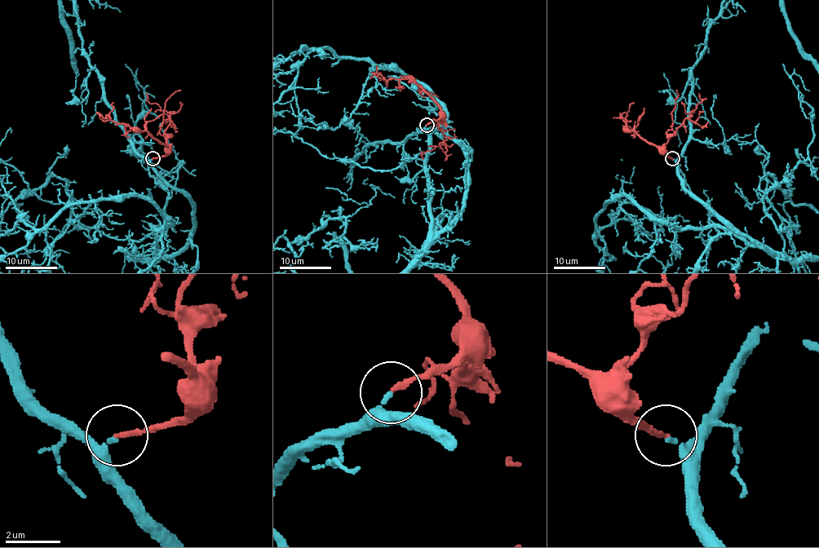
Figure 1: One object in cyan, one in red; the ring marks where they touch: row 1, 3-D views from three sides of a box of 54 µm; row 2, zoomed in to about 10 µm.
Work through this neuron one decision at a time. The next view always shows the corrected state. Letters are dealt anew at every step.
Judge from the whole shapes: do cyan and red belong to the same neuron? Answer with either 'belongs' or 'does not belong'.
belongs

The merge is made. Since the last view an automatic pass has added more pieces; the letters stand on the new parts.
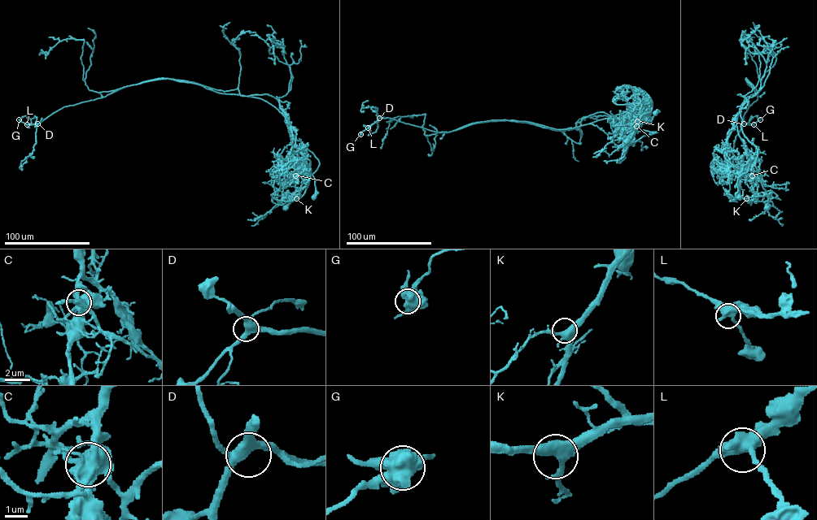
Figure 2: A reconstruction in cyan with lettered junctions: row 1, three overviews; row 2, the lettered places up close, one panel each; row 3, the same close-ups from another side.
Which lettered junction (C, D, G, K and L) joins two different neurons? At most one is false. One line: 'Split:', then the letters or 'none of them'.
Split: C

